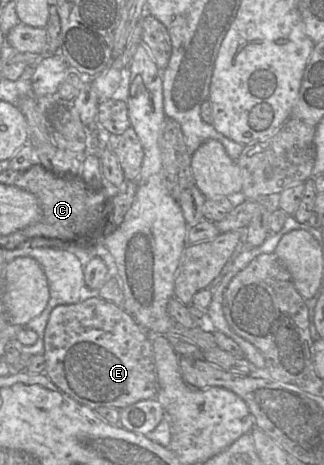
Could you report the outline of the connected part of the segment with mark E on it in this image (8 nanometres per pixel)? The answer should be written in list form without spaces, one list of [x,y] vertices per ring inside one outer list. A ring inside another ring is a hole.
[[[98,296],[71,305],[55,307],[44,332],[44,374],[63,392],[92,409],[124,408],[138,401],[153,399],[158,392],[158,380],[152,348],[152,338],[119,306]]]

